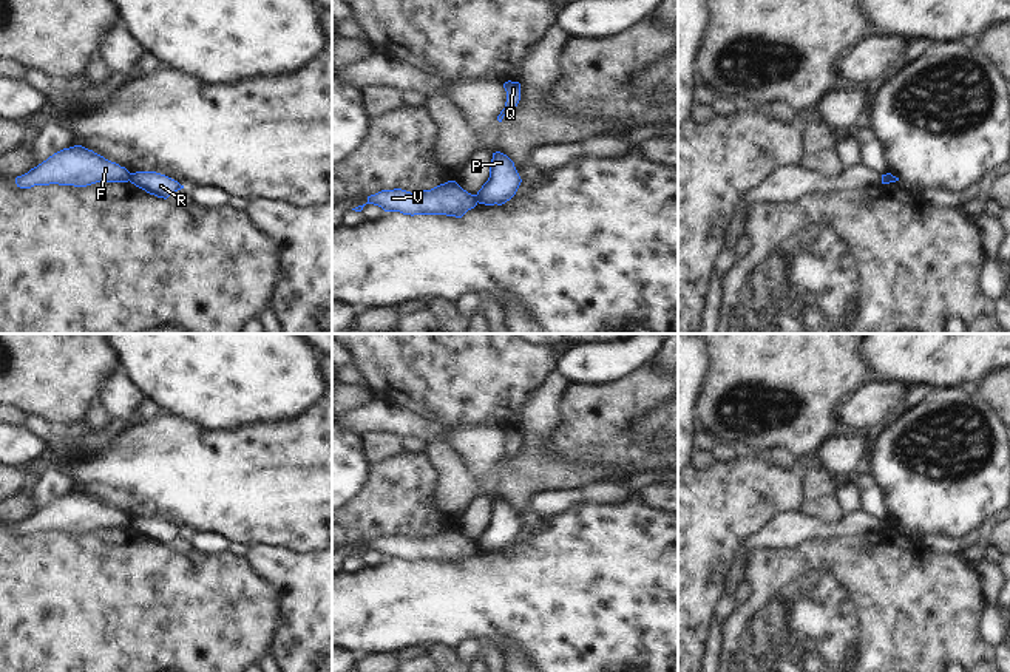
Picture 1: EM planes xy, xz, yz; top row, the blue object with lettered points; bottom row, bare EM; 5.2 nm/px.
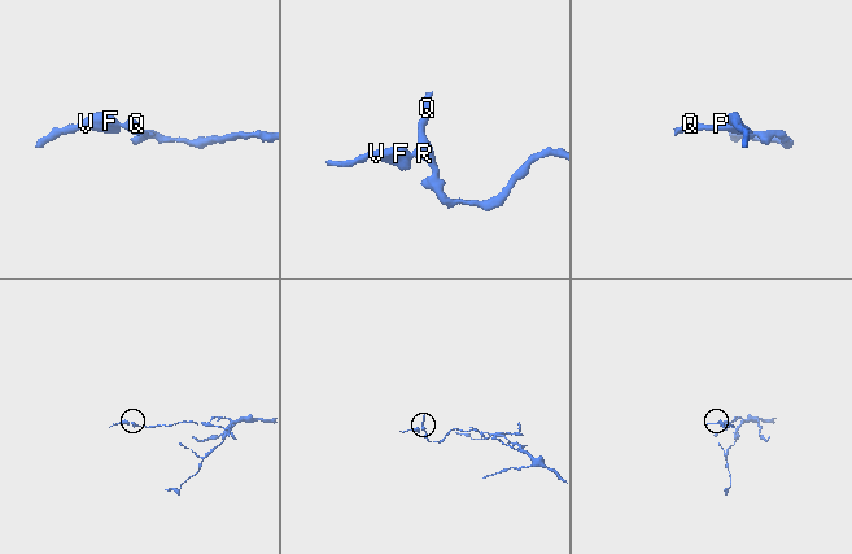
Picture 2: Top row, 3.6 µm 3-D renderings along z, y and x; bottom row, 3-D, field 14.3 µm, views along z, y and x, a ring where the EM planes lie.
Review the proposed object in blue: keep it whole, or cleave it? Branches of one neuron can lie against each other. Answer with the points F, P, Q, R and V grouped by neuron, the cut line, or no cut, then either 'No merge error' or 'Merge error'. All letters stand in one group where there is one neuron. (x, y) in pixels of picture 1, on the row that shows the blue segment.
Groups: F V / P Q R. Split along xy (132, 173), (128, 179). Merge error.

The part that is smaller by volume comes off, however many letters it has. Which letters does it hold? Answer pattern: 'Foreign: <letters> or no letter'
Foreign: F, V

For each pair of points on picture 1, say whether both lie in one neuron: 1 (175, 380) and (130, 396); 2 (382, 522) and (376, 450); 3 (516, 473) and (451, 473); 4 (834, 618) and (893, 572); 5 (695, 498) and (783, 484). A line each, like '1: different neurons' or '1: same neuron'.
1: different neurons
2: different neurons
3: same neuron
4: same neuron
5: same neuron

